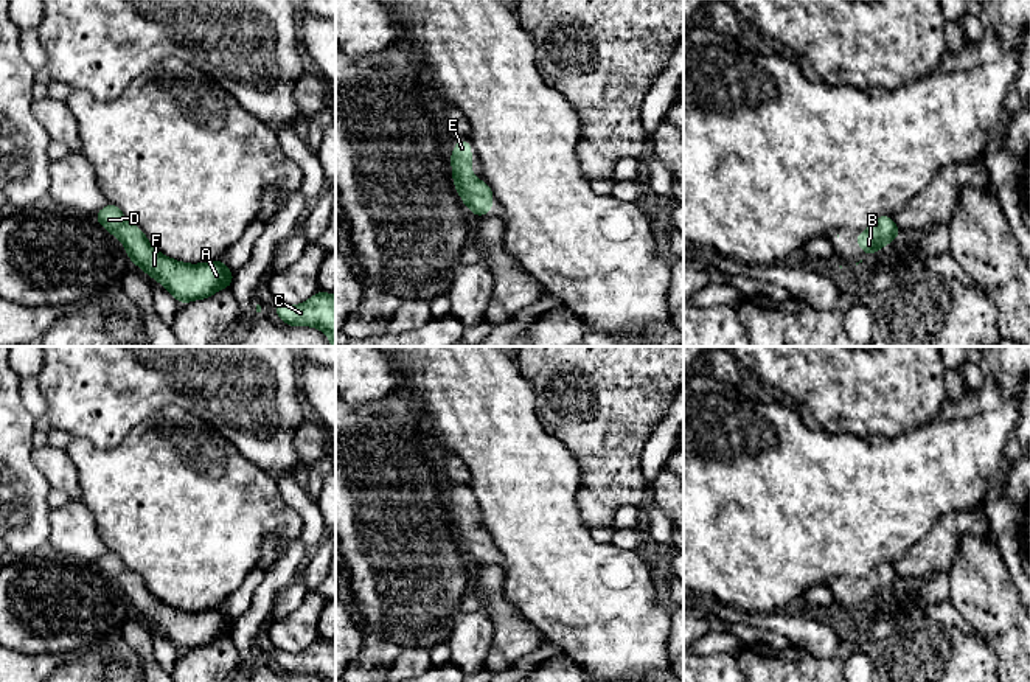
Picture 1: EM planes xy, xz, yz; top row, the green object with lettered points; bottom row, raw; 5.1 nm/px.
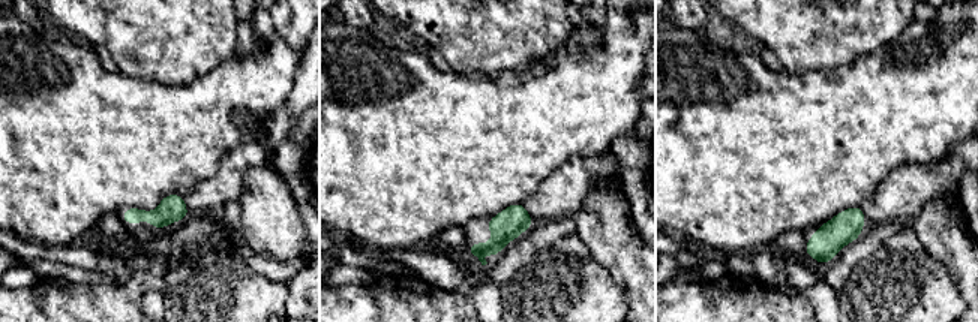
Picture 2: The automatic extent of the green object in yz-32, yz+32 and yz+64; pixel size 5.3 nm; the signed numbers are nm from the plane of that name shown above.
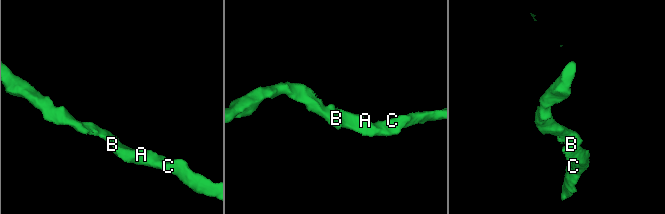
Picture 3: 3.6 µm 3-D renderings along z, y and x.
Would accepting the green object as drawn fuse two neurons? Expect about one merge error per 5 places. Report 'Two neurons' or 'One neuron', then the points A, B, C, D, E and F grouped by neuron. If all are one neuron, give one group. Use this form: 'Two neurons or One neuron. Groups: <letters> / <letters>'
One neuron. Groups: A B C D E F

